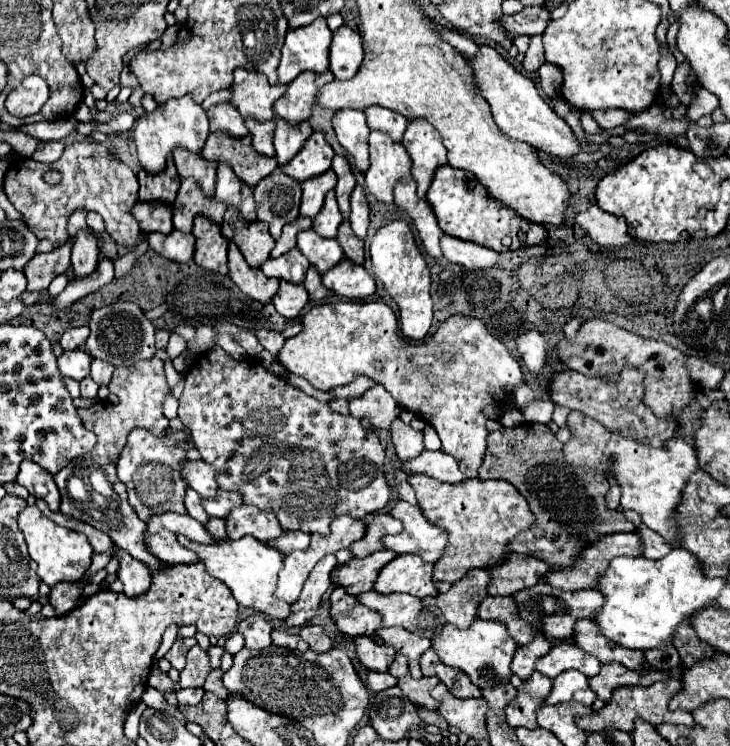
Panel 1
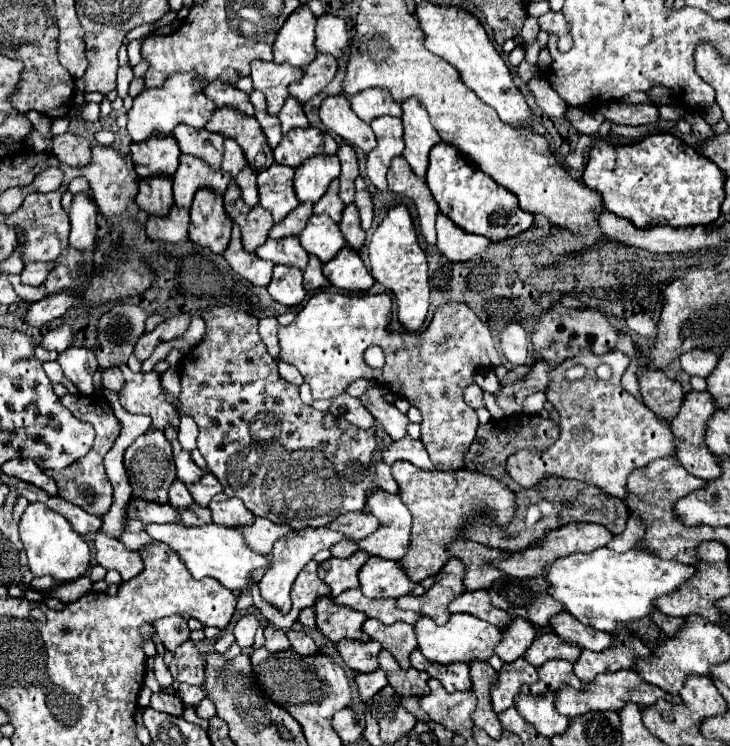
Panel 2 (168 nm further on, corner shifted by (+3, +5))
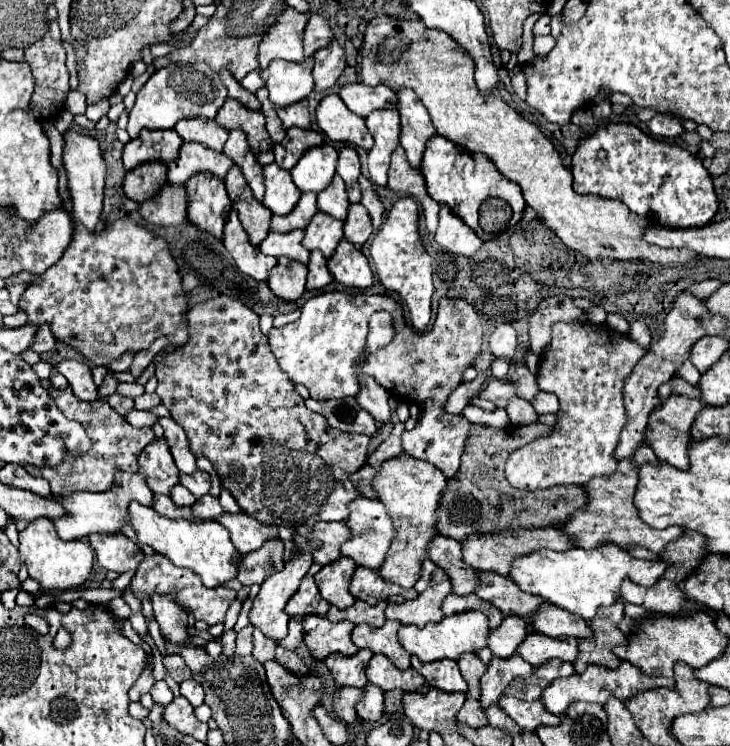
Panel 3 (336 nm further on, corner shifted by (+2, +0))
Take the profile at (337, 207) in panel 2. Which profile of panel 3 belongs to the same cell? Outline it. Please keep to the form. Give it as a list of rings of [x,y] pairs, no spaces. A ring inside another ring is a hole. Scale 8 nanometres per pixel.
[[[336,175],[334,181],[322,193],[318,193],[318,211],[344,221],[348,215],[348,205],[350,203],[348,203],[344,181],[340,175]]]

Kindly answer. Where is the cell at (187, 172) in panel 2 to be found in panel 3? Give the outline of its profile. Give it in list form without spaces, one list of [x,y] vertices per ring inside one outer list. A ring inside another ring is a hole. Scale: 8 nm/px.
[[[184,143],[178,153],[178,161],[168,165],[168,183],[184,187],[190,177],[198,173],[212,173],[220,179],[234,167],[234,163],[224,153],[210,153],[204,145]]]

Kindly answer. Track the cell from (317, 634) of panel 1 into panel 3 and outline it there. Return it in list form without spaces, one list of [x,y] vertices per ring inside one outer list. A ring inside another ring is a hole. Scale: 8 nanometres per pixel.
[[[278,645],[278,647],[276,647],[276,659],[278,659],[278,663],[284,663],[290,671],[294,671],[294,673],[298,673],[298,675],[308,673],[306,663],[298,657],[296,651],[290,651],[290,649],[284,649],[284,647]]]

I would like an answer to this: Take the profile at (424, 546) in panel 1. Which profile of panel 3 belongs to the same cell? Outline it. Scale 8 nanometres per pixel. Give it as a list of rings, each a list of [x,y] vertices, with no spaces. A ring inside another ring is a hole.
[[[358,497],[350,505],[350,517],[348,517],[346,523],[354,531],[354,539],[350,539],[350,541],[346,541],[346,545],[342,545],[342,553],[346,557],[352,557],[356,561],[356,565],[378,569],[384,563],[386,551],[390,549],[390,545],[392,545],[392,541],[396,537],[394,523],[392,523],[392,517],[388,515],[386,507],[378,499]]]

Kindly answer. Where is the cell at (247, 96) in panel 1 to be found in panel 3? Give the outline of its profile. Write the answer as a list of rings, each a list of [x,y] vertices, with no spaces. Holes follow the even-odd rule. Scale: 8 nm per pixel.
[[[306,57],[302,63],[290,63],[276,59],[268,65],[268,69],[260,71],[266,89],[270,91],[270,101],[276,109],[284,109],[294,105],[296,101],[308,97],[314,87],[312,79],[314,57]]]

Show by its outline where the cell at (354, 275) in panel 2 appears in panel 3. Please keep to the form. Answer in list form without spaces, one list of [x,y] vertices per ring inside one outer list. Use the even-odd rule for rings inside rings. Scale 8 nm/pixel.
[[[342,241],[342,245],[338,245],[332,261],[328,261],[328,271],[334,281],[344,287],[368,289],[374,281],[368,259],[348,241]]]

